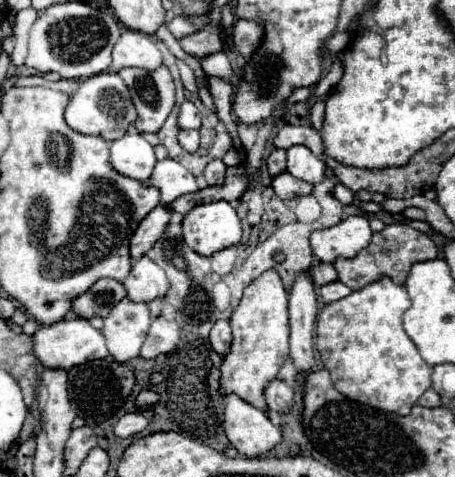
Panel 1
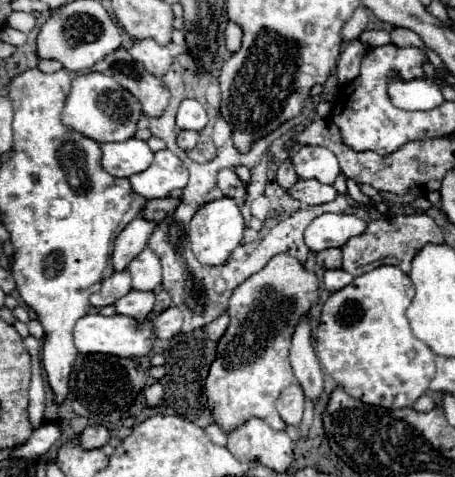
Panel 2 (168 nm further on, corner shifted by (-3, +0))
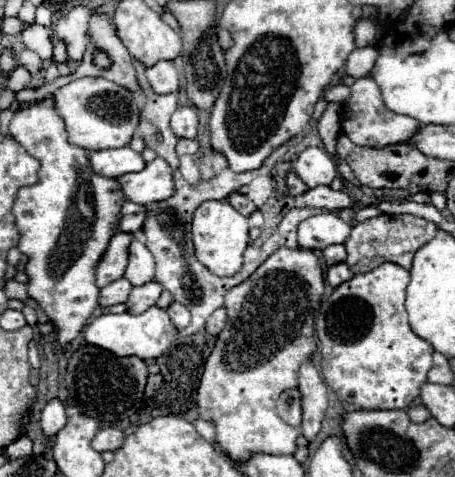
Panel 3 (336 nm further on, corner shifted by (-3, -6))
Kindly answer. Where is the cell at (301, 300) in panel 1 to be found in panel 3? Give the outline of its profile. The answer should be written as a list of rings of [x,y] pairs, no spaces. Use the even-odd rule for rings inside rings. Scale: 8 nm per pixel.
[[[304,362],[300,366],[300,394],[302,394],[302,434],[308,442],[316,438],[320,432],[320,424],[324,418],[324,412],[328,408],[328,390],[320,376],[320,372],[314,368],[312,362]]]

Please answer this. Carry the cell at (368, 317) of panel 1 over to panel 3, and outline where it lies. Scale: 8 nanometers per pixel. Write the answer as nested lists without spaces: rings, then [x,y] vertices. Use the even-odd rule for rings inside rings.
[[[384,262],[378,268],[354,274],[348,282],[334,288],[332,296],[320,306],[316,314],[316,334],[322,352],[322,376],[328,386],[346,402],[364,410],[402,410],[408,408],[420,394],[420,384],[426,382],[428,368],[432,368],[434,348],[430,342],[416,336],[408,324],[404,308],[406,286],[410,272],[394,262]]]

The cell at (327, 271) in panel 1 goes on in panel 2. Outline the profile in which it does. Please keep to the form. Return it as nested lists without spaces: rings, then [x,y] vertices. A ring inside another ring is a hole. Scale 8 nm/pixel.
[[[340,248],[322,250],[322,252],[318,252],[318,254],[316,254],[316,262],[318,262],[318,266],[320,266],[320,268],[324,268],[324,270],[338,270],[338,268],[342,268],[340,258],[342,258]]]

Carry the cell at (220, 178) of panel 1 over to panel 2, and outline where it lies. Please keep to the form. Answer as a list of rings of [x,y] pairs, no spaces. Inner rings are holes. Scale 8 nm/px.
[[[222,168],[218,172],[218,188],[224,192],[224,196],[234,198],[238,206],[244,204],[244,200],[246,200],[246,186],[236,176],[236,172],[232,168]]]

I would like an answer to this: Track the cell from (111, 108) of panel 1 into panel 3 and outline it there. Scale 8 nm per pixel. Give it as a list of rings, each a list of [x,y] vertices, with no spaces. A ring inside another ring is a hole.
[[[80,78],[54,92],[56,110],[62,116],[68,132],[68,142],[88,152],[128,146],[138,126],[138,106],[132,92],[104,78]]]

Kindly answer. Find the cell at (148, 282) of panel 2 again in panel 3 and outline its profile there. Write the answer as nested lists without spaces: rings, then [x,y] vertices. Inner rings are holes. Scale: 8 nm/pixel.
[[[136,238],[128,246],[126,278],[134,286],[140,286],[140,284],[146,284],[146,282],[154,280],[154,258],[152,258],[150,250]]]

